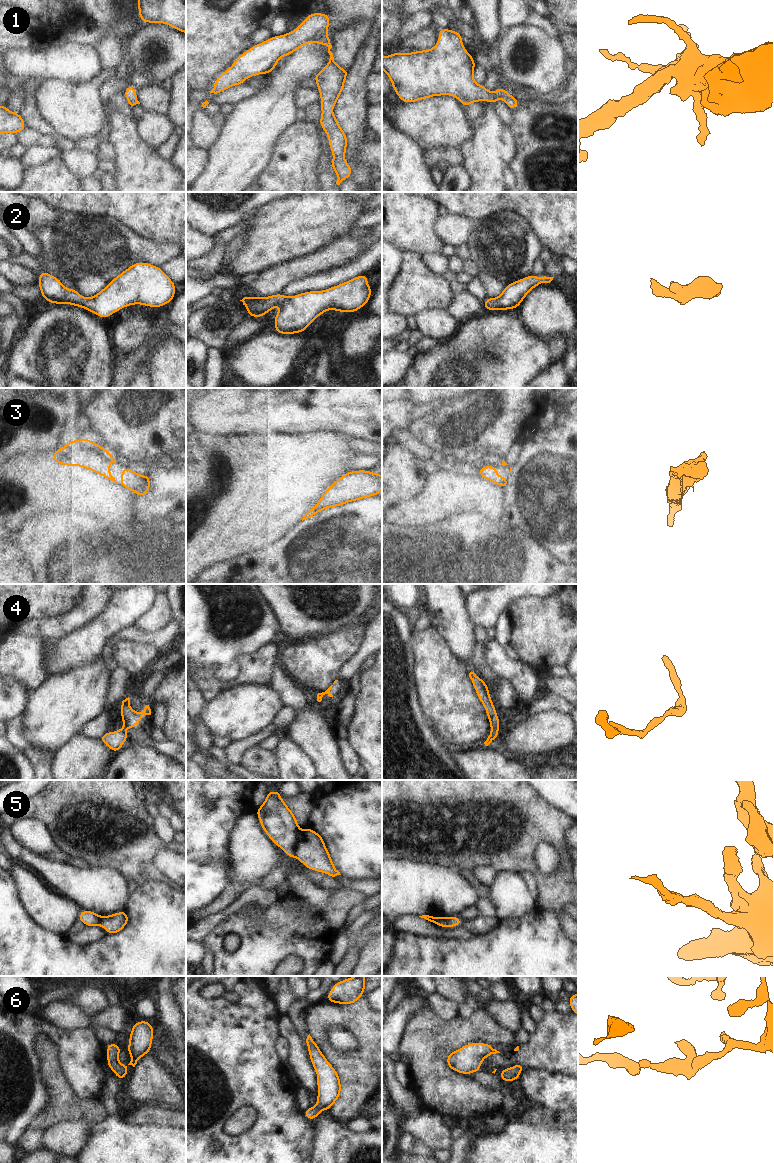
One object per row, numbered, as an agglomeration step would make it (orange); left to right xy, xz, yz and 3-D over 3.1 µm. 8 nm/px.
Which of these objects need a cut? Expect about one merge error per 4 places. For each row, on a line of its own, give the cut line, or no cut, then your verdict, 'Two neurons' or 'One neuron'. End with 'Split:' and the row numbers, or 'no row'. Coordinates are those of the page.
1: No split. One neuron
2: No split. One neuron
3: No split. One neuron
4: No split. One neuron
5: Split along xz (301, 831), (298, 837), (298, 854), (296, 856). Two neurons
6: No split. One neuron
Split: 5

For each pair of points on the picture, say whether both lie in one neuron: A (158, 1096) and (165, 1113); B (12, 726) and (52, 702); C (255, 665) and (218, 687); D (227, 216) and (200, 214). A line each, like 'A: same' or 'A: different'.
A: different
B: different
C: same
D: same

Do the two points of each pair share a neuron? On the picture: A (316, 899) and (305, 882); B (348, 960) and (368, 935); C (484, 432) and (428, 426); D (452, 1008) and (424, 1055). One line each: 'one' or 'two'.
A: one
B: two
C: one
D: two

